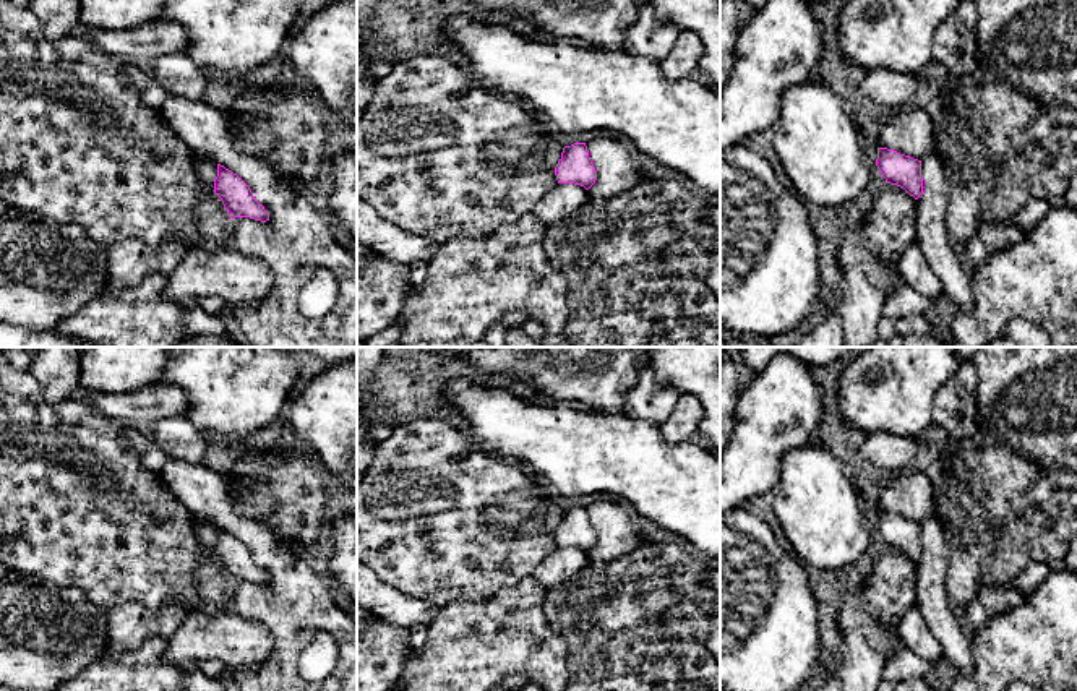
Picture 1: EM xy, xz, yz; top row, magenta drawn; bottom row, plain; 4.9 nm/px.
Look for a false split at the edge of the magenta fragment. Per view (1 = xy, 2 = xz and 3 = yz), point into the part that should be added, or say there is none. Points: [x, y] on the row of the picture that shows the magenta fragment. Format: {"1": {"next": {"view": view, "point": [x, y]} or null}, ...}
{"1": {"next": null}, "2": {"next": null}, "3": {"next": null}}

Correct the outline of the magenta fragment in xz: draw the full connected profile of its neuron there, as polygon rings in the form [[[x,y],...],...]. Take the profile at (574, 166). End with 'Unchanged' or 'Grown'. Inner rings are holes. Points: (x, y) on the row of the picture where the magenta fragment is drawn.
[[[574,143],[563,148],[561,159],[555,167],[555,175],[558,183],[574,183],[586,190],[595,183],[597,172],[586,143]]]. Unchanged

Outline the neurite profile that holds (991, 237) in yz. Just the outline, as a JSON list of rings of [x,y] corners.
[[[1012,221],[981,224],[972,240],[965,245],[967,258],[980,266],[994,253],[1017,245],[1025,237]]]

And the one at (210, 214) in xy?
[[[191,152],[191,162],[201,193],[193,212],[193,219],[200,227],[200,240],[193,248],[214,251],[230,247],[230,217],[221,198],[214,193],[217,162],[203,152]]]

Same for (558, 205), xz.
[[[558,183],[534,208],[532,214],[545,225],[569,219],[590,198],[589,191],[574,183]]]

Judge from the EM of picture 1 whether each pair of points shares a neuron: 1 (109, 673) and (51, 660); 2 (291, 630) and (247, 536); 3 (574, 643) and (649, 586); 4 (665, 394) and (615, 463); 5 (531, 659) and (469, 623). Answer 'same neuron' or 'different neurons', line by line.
1: different neurons
2: same neuron
3: same neuron
4: different neurons
5: same neuron

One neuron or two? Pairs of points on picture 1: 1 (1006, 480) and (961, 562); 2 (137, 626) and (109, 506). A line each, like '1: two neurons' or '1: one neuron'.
1: one neuron
2: two neurons

